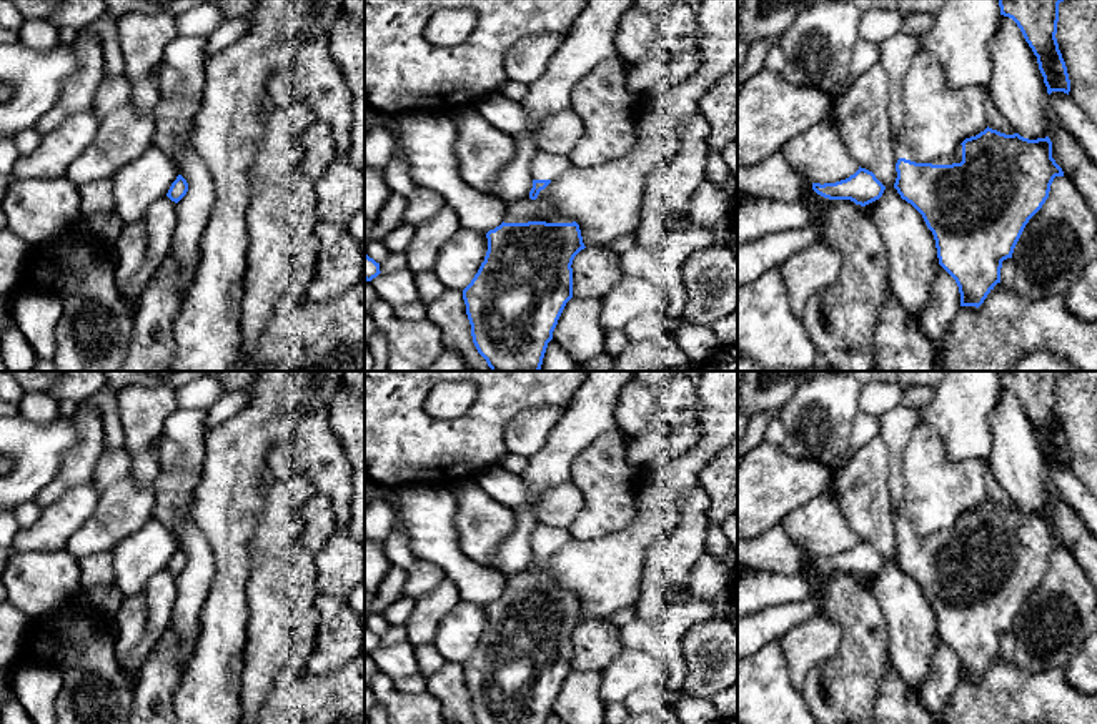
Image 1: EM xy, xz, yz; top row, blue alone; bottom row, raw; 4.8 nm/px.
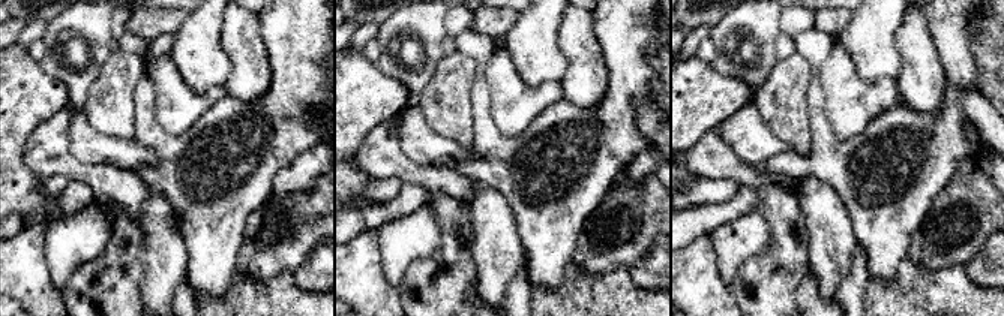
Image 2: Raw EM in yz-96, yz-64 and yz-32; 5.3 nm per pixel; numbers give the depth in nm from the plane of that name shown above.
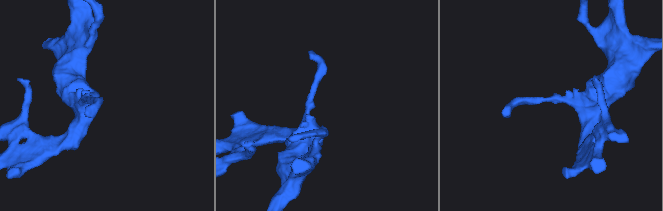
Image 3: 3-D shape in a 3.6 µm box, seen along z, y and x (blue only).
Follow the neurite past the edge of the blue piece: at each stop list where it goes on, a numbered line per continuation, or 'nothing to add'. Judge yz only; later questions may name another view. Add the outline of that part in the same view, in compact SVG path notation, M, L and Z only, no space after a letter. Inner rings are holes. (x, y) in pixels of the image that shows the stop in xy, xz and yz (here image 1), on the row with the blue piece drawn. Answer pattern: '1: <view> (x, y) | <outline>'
1: yz (896, 52) | M899 32L879 43L881 65L889 75L889 120L894 136L896 158L916 161L912 146L909 143L904 126L904 105L902 105L902 75L911 65L914 55L921 50L917 37Z
2: yz (956, 157) | M959 145L951 156L942 156L934 161L932 165L952 165L952 163L960 163L962 161L962 145Z

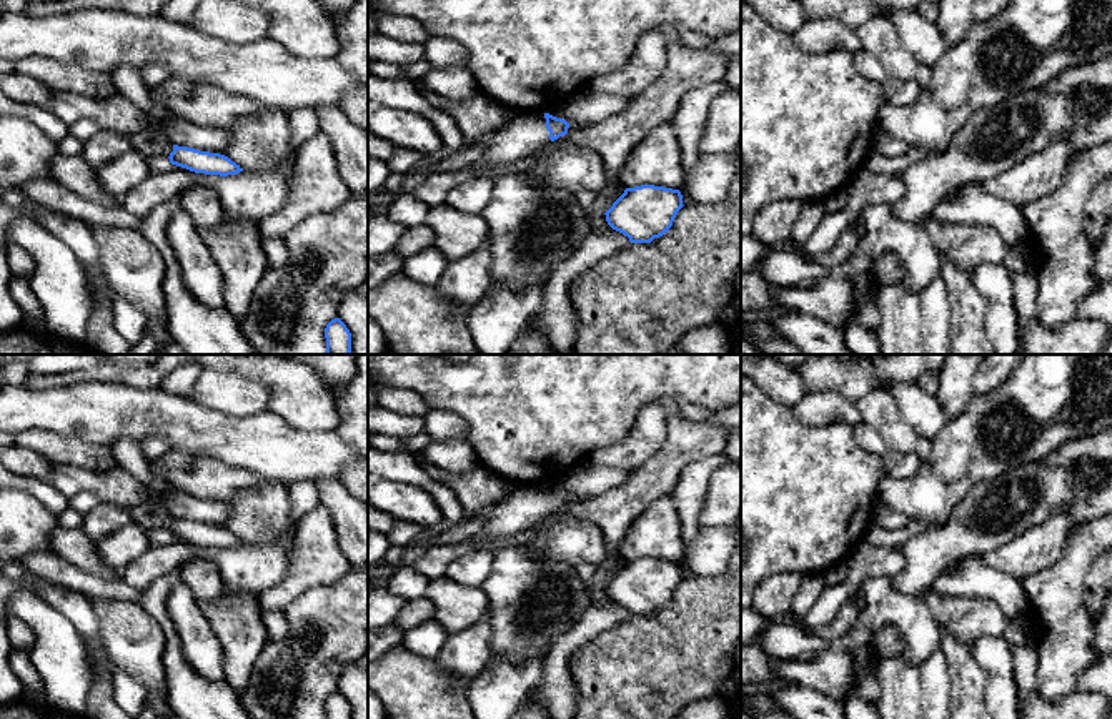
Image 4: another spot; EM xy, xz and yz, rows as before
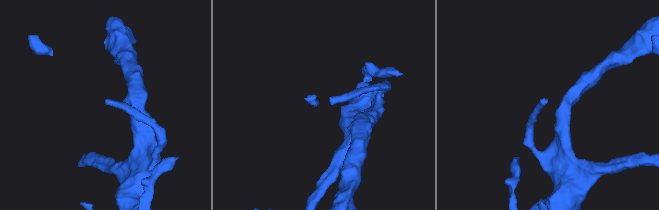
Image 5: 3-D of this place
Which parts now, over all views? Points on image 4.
1: xz (526, 132) | M519 112L494 131L493 141L473 166L506 165L549 141L544 113Z

